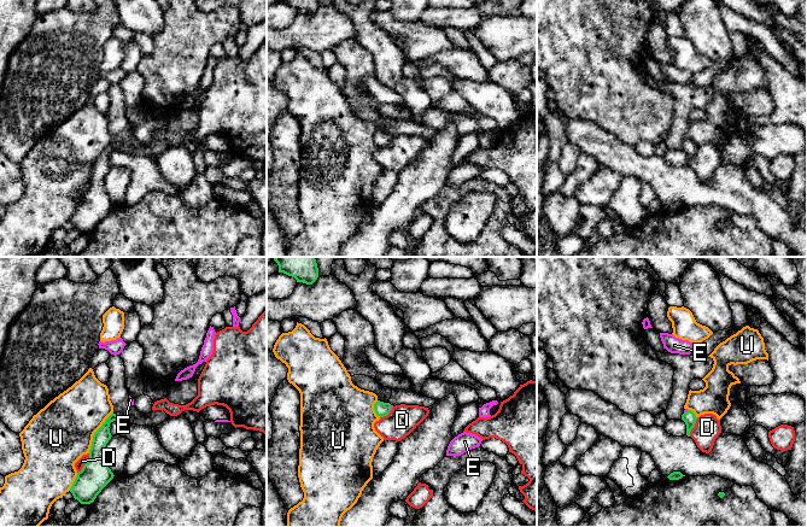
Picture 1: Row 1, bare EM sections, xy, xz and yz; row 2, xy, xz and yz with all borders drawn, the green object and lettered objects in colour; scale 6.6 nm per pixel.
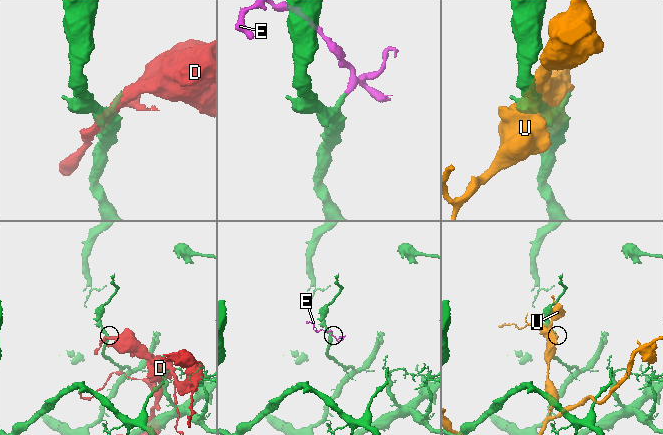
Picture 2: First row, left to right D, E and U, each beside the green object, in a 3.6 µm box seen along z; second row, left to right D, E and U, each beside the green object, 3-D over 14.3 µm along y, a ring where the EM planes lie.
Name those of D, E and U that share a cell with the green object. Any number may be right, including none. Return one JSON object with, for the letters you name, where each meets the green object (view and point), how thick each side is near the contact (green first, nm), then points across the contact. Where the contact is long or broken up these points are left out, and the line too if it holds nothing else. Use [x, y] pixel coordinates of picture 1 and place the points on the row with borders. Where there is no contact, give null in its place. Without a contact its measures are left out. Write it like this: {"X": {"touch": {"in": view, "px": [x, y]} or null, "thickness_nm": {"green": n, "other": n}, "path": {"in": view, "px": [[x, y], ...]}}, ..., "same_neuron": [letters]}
{"E": {"touch": {"in": "xz", "px": [390, 408]}, "thickness_nm": {"green": 100, "other": 20}, "path": {"in": "xz", "px": [[382, 409], [390, 408], [391, 405]]}}, "same_neuron": ["E"]}

